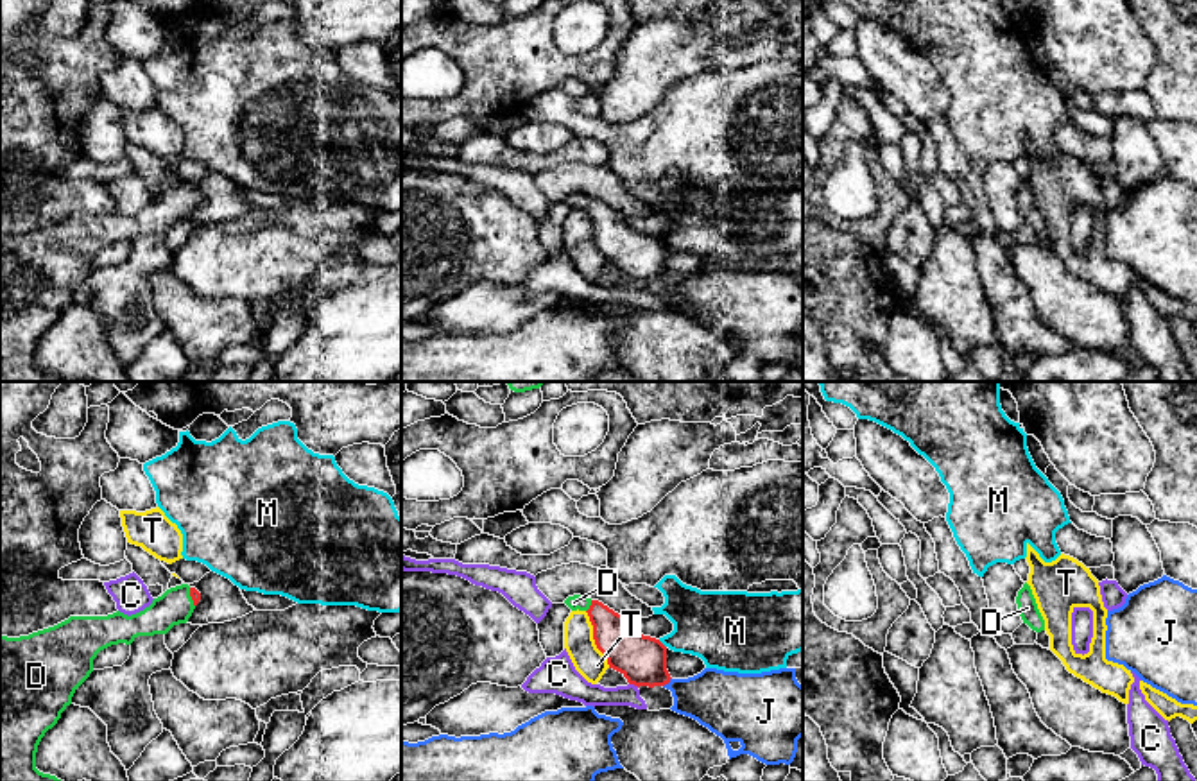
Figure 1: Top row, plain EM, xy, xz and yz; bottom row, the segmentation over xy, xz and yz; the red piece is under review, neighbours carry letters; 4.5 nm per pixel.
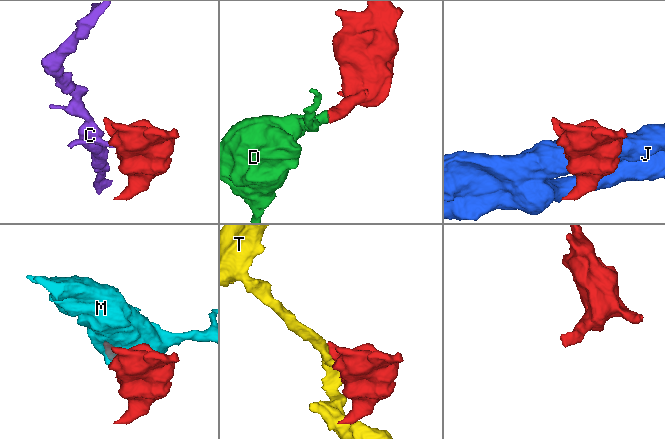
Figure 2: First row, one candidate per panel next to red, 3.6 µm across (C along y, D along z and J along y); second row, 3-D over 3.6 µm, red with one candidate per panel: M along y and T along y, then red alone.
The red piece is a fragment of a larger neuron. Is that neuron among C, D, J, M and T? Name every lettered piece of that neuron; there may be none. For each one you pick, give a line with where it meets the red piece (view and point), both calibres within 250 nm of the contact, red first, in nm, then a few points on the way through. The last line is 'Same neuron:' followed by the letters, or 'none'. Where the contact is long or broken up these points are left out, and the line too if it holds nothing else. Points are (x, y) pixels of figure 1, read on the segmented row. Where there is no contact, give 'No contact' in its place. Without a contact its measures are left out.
D: Touches red at xz (590, 606). Thickness 190 nm (red) against 70 nm. Path across: xz (624, 649), (590, 606), (574, 602)
Same neuron: D

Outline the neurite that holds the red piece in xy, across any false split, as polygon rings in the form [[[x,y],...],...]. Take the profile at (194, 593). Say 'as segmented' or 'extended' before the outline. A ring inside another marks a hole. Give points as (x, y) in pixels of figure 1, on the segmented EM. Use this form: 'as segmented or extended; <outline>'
extended; [[[181,584],[131,616],[120,611],[108,616],[70,616],[29,636],[0,636],[0,781],[61,781],[36,768],[38,745],[93,672],[97,654],[111,645],[131,645],[138,636],[167,634],[174,625],[188,622],[199,600],[195,588]]]

